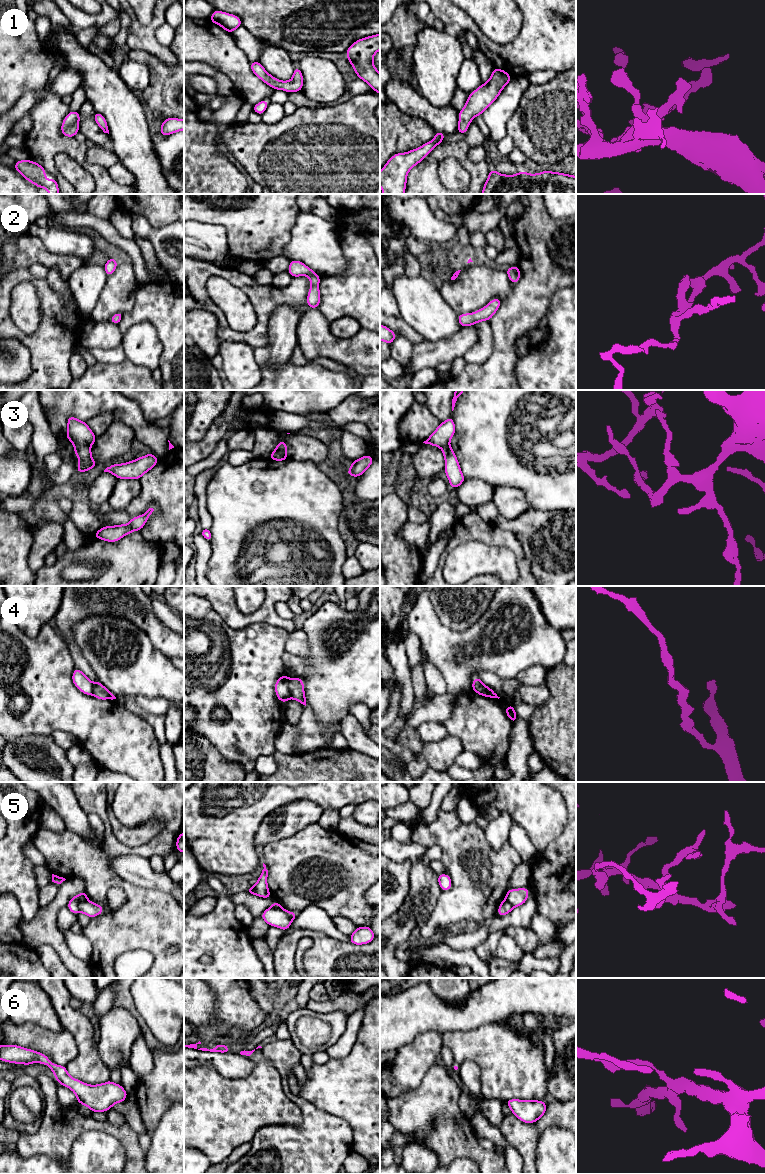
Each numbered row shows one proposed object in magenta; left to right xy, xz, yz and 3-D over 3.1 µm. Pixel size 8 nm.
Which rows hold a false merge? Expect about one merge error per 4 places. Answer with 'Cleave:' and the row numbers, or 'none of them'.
Cleave: 3, 4, 5

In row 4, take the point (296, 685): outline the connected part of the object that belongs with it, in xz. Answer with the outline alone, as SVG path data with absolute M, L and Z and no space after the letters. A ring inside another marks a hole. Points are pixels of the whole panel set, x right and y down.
M297 677L288 678L288 687L290 690L290 698L306 706L306 696L303 680Z

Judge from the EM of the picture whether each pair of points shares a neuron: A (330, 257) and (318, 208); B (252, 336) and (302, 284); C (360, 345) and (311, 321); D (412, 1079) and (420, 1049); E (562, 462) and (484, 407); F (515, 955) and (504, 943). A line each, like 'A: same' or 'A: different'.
A: different
B: same
C: same
D: same
E: same
F: same

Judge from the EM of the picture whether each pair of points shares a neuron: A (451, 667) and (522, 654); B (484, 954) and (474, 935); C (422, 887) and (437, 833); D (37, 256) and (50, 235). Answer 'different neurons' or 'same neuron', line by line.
A: same neuron
B: different neurons
C: different neurons
D: different neurons

